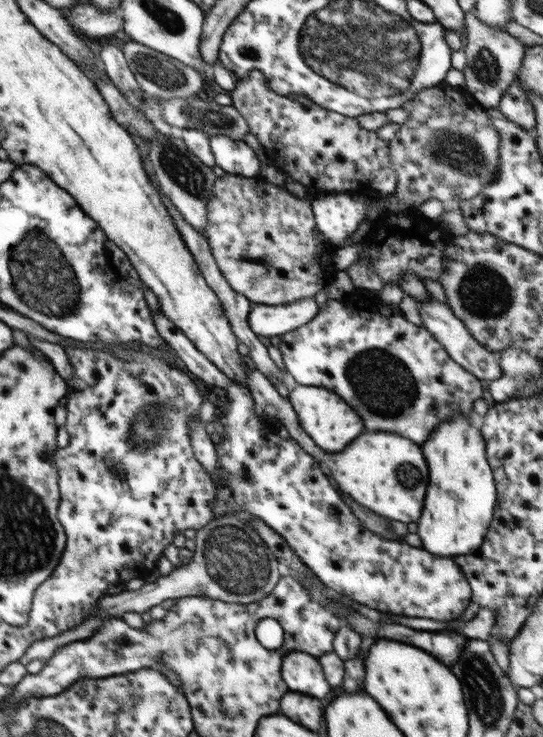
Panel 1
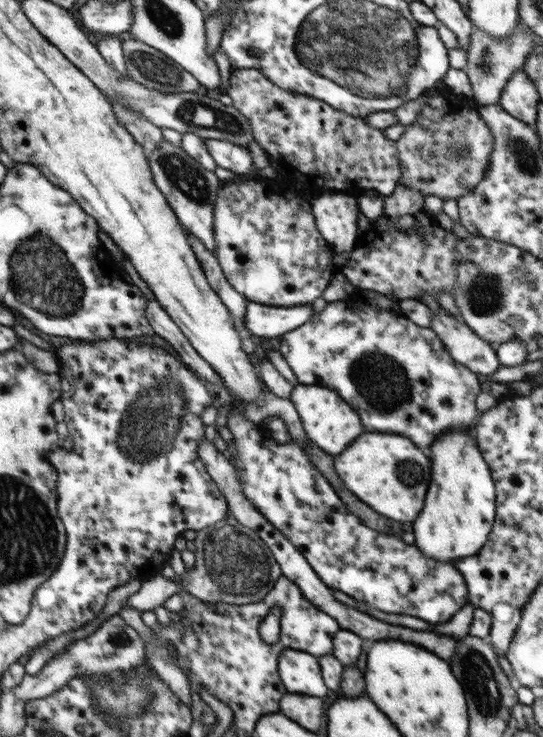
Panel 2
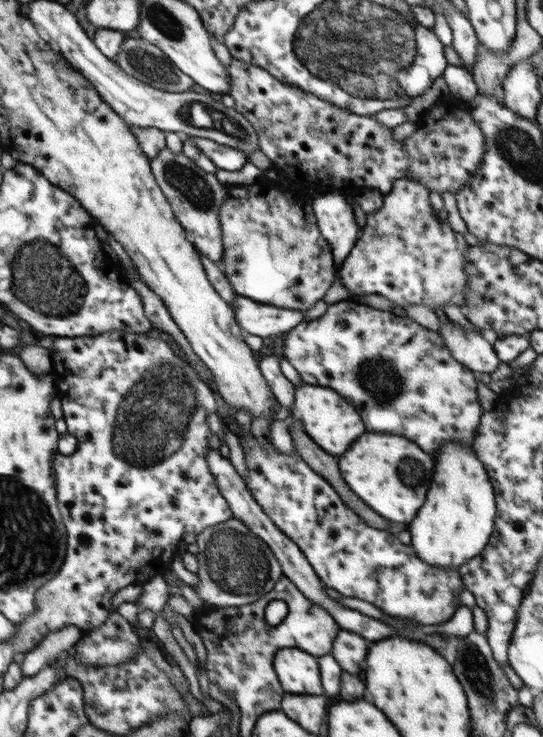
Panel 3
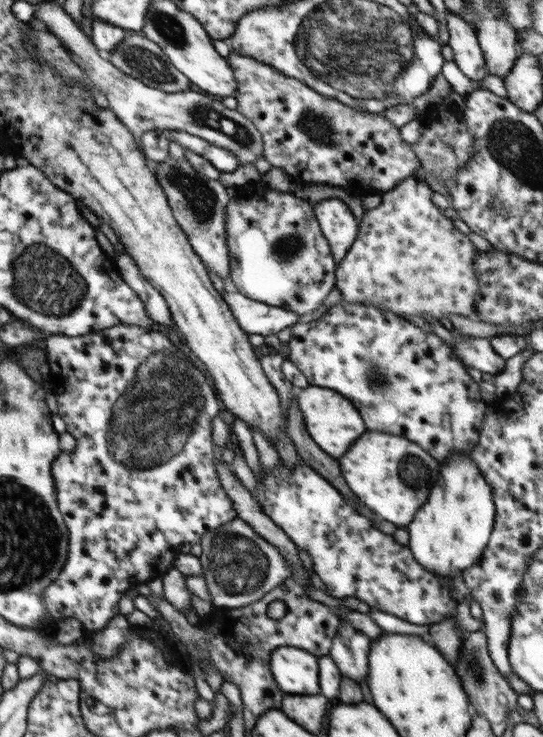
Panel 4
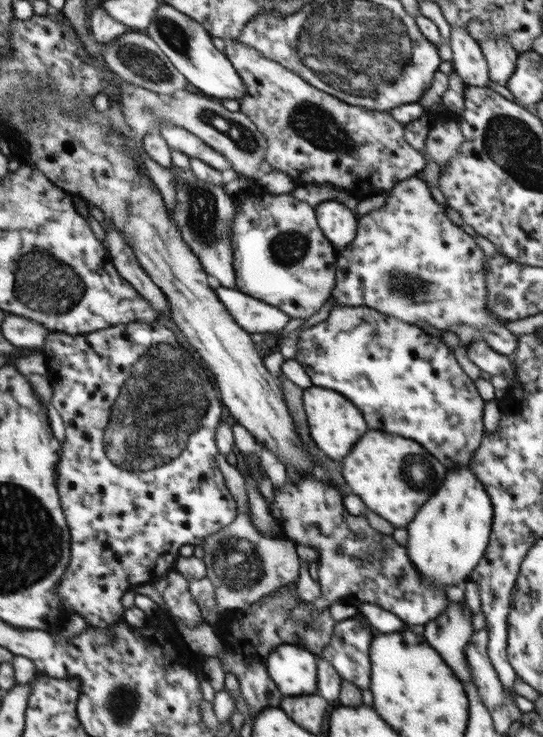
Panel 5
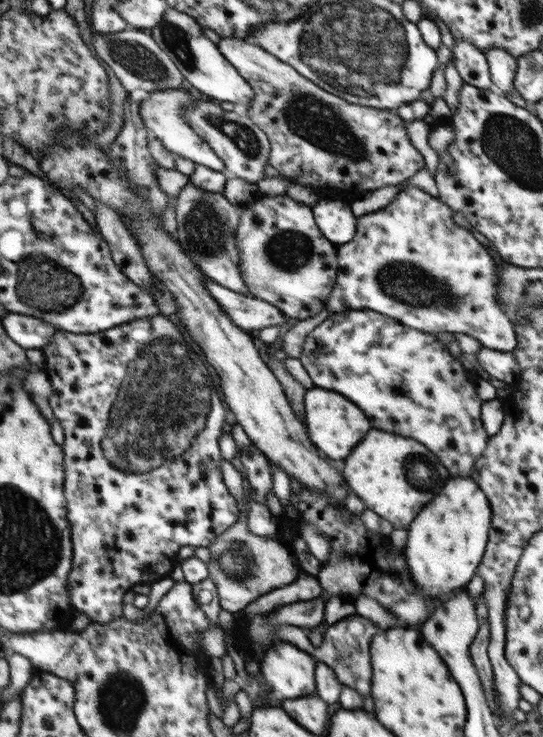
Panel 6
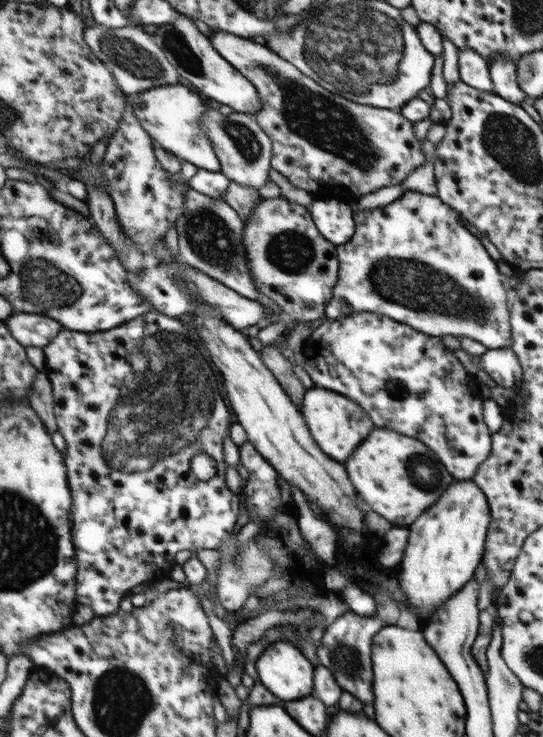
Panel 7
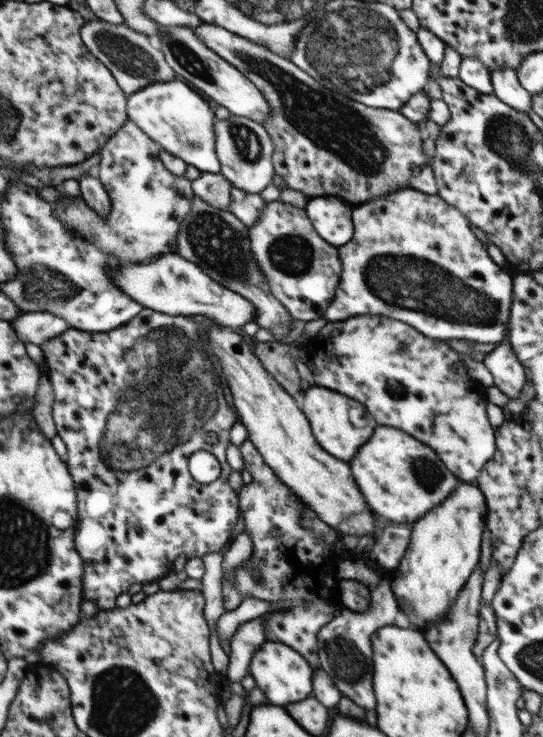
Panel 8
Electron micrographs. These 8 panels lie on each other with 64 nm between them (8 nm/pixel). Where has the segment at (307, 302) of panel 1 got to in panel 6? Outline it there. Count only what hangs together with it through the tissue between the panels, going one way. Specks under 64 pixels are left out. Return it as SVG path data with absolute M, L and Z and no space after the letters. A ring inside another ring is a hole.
M207 278L205 290L220 304L230 321L246 332L262 330L267 326L286 325L286 316L269 302L233 292Z

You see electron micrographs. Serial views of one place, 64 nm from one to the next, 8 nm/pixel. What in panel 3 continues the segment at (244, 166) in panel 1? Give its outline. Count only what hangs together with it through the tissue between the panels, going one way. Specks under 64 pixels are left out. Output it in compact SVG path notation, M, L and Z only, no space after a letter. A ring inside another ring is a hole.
M192 137L192 142L220 170L230 170L230 172L240 170L249 160L244 152L240 152L236 148L230 148L230 146L224 146L224 144L218 144L218 142L208 140L208 138Z

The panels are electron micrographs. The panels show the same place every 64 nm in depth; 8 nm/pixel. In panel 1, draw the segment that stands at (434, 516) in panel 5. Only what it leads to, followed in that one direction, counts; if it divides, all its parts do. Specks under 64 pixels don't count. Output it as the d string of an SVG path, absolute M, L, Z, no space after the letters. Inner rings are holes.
M451 417L434 428L421 448L432 480L426 490L422 516L417 520L421 547L438 557L476 554L491 525L497 500L492 468L486 458L486 442L480 429L472 426L468 417Z

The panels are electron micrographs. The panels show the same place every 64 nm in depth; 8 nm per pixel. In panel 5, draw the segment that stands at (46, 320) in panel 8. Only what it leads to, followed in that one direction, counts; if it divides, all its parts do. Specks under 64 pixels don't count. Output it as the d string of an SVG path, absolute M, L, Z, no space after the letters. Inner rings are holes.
M14 314L5 316L1 323L2 335L11 344L22 349L38 351L46 343L48 330L44 325Z

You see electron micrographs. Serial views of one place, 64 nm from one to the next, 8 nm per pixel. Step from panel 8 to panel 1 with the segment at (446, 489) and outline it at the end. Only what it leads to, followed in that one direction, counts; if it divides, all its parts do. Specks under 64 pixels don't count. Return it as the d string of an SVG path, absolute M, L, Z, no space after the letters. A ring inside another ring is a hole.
M257 369L251 370L248 374L248 388L254 398L256 417L264 420L278 419L287 428L289 438L294 439L310 456L313 456L324 473L328 472L329 476L332 474L332 478L342 486L340 488L342 492L346 492L346 495L352 496L358 504L370 508L380 516L386 516L387 519L404 524L417 522L424 506L422 502L426 496L429 478L428 463L420 450L421 446L388 432L364 432L344 452L326 454L326 451L316 446L304 432L292 403L274 388L264 373L260 373Z

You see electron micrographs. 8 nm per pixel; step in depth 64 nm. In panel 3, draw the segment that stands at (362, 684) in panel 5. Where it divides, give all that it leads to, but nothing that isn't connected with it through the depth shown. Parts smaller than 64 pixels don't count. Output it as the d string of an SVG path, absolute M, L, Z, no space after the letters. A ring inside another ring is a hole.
M340 628L330 654L336 658L344 672L358 676L365 669L362 664L366 664L364 660L368 654L366 639L350 630Z

